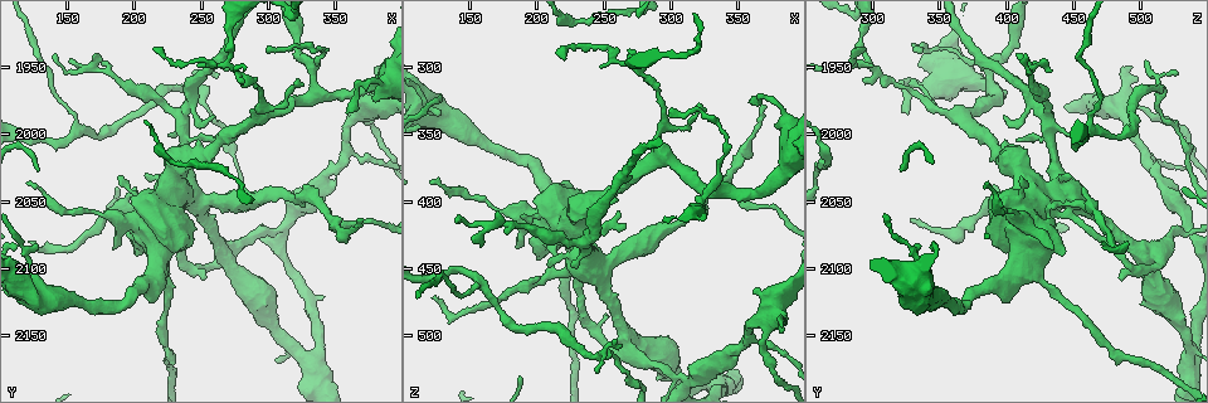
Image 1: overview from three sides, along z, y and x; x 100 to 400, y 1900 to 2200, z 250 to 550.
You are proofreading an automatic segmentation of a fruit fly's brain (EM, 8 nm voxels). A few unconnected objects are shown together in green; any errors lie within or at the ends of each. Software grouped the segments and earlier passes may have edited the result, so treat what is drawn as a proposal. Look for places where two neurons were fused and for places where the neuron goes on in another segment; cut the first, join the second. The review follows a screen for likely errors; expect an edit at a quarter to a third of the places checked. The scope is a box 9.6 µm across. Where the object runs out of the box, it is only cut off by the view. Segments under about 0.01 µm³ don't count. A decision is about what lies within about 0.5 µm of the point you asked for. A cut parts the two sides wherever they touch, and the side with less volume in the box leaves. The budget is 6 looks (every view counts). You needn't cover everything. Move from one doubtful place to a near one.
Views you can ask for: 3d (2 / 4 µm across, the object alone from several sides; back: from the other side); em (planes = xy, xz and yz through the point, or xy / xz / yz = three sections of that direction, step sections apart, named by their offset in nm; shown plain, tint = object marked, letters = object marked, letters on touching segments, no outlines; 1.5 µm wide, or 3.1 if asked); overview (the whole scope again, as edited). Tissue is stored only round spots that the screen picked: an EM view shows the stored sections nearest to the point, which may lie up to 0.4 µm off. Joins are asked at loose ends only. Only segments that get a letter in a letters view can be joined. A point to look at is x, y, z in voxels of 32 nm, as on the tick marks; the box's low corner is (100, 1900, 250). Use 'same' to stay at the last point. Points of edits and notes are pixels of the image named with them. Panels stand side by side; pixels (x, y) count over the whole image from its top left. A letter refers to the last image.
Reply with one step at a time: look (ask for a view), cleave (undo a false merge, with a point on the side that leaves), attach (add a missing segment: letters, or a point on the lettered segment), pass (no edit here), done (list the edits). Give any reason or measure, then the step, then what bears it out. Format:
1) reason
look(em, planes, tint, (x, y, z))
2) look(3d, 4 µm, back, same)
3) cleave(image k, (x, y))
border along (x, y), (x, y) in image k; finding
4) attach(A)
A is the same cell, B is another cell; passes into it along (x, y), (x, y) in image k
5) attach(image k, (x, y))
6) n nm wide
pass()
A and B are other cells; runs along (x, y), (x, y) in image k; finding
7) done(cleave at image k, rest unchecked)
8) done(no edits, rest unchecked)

calibre changes
look(em, xy, step 8, tint, (300, 2070, 528))

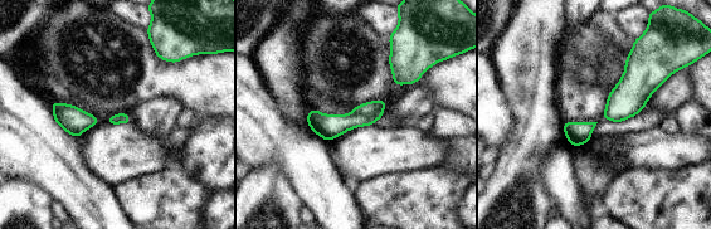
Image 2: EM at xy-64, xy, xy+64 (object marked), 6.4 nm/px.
look(em, xy, step 8, letters, same)

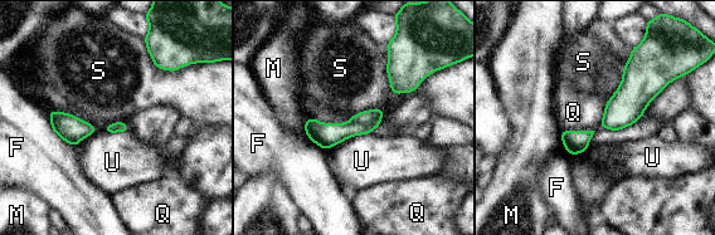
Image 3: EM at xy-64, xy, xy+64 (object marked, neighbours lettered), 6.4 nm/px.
U touches over 320 nm
cleave(image 3, (373, 117))
F, M, Q, S and U are other cells; a second neuron is stuck on

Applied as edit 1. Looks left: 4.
redraw
look(overview)

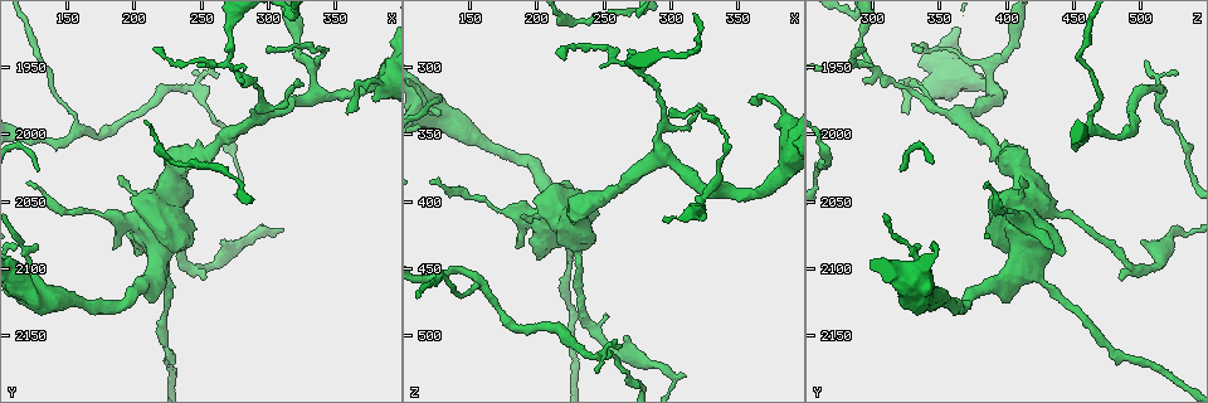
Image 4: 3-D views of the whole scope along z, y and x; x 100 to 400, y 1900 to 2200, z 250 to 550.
branch stops here
look(em, planes, letters, (260, 1946, 502))

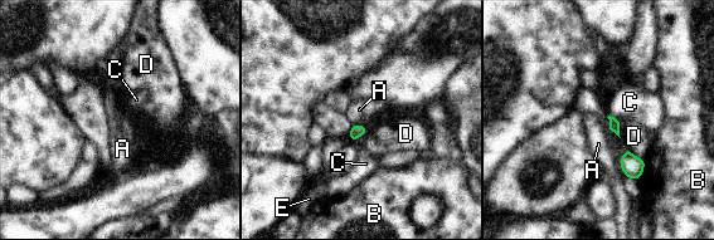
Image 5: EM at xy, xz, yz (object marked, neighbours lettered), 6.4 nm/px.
70 nm wide
attach(C)
C is the same cell, A, B, D and E are other cells; passes into it along (359, 130), (360, 135), (365, 163) in image 5; the neuron continues

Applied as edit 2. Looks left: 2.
done(cleave at image 3, attach at image 5, rest unchecked)

